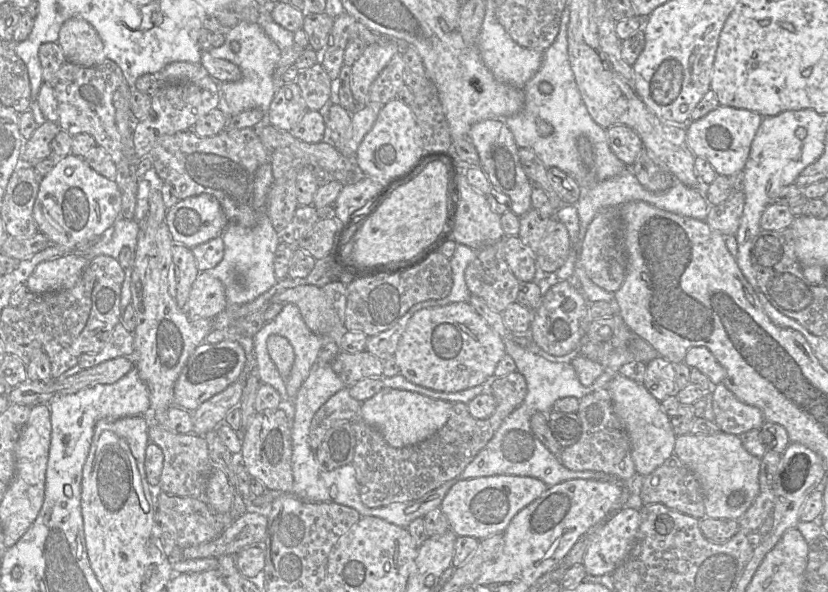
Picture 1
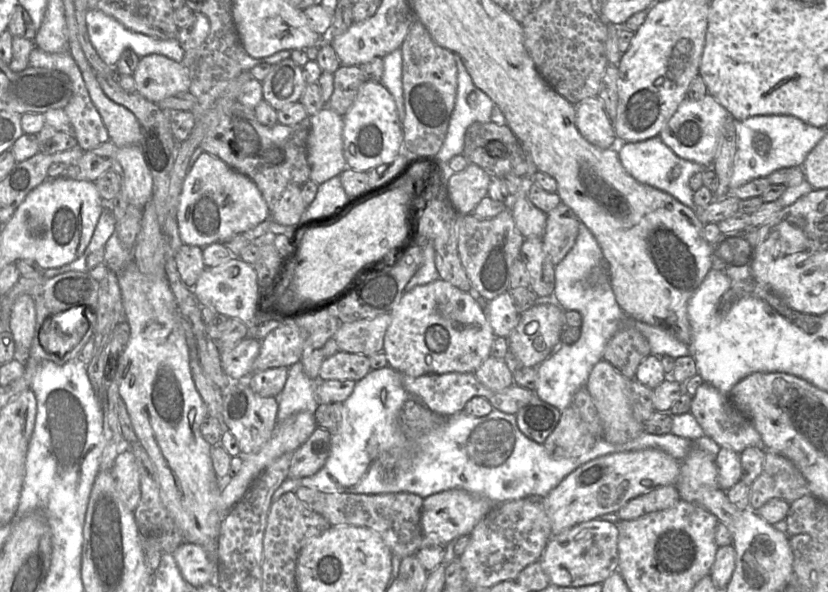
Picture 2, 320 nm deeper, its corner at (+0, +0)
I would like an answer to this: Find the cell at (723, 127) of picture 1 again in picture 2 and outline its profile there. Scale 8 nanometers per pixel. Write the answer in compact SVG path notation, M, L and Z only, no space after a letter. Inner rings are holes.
M709 93L699 101L684 99L662 129L659 138L679 157L710 168L718 152L727 123L735 120Z

